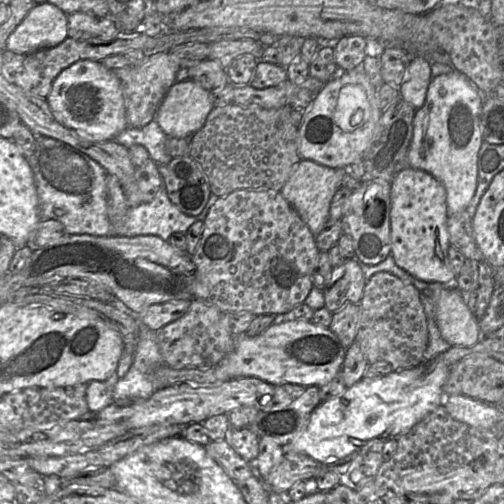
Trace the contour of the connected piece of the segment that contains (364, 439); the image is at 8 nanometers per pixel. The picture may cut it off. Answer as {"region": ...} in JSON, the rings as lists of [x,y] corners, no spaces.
{"region":[[[435,357],[384,377],[363,378],[341,395],[321,402],[303,432],[285,448],[324,463],[361,451],[380,451],[385,442],[397,440],[444,402],[444,385],[450,369],[443,360]]]}

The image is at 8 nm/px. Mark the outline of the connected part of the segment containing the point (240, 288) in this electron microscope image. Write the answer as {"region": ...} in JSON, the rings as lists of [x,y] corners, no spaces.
{"region":[[[239,189],[225,196],[219,197],[209,209],[204,219],[203,232],[197,249],[191,256],[195,266],[195,277],[193,282],[192,298],[200,299],[206,303],[214,305],[223,312],[248,311],[254,315],[260,314],[286,314],[296,305],[303,303],[313,288],[312,273],[316,264],[317,256],[320,252],[316,245],[315,235],[311,232],[305,221],[282,196],[280,191],[273,190],[248,190]]]}

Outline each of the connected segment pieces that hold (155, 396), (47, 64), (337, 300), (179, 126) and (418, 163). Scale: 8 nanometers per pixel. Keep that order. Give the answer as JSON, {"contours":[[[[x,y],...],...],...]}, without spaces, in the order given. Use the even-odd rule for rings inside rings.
{"contours":[[[[256,377],[226,380],[211,386],[175,384],[153,392],[148,398],[133,404],[133,413],[126,418],[127,431],[152,424],[201,423],[207,418],[229,413],[239,406],[254,406],[258,410],[275,404],[275,386]]],[[[118,31],[118,33],[109,40],[103,40],[98,36],[90,39],[67,37],[55,47],[44,48],[27,54],[19,54],[6,50],[3,54],[2,74],[7,81],[19,86],[30,95],[46,99],[56,77],[61,71],[77,61],[102,61],[111,55],[123,54],[132,49],[152,49],[155,46],[157,37],[158,36],[150,37],[140,31]]],[[[356,258],[333,267],[331,278],[323,288],[325,307],[332,313],[348,304],[359,304],[366,284],[363,270]]],[[[187,79],[170,87],[155,120],[168,137],[190,139],[202,128],[214,107],[214,93]]],[[[452,70],[432,78],[424,105],[416,110],[414,131],[407,155],[407,166],[422,169],[436,177],[447,194],[449,216],[465,211],[477,188],[478,153],[483,143],[479,118],[483,106],[483,94],[464,74]]]]}

